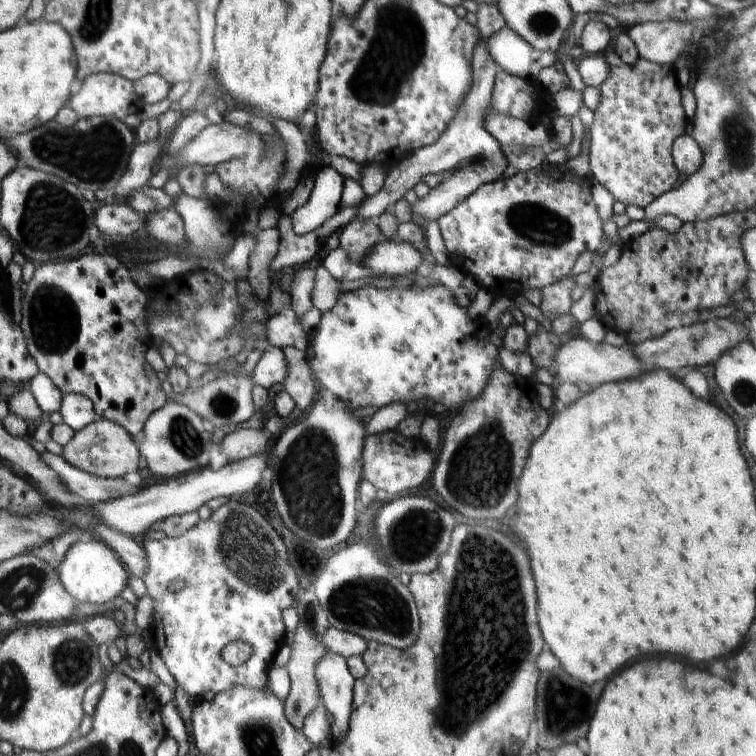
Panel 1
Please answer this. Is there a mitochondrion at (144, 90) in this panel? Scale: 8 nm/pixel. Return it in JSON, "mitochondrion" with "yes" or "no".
{"mitochondrion":"no"}

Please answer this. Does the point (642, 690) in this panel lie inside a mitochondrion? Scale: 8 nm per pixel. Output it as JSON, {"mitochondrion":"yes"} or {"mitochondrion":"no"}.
{"mitochondrion":"no"}

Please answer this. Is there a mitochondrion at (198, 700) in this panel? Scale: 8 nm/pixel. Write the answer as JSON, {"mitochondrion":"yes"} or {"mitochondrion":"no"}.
{"mitochondrion":"no"}

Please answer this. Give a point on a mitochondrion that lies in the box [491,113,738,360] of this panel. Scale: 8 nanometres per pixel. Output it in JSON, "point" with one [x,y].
{"point":[542,225]}

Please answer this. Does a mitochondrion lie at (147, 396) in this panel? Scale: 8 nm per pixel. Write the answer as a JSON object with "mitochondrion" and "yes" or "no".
{"mitochondrion":"no"}

